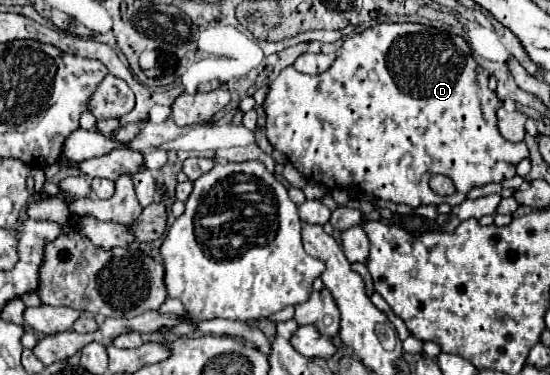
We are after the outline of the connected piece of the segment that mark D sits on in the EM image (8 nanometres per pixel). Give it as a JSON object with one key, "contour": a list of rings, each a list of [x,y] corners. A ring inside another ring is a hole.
{"contour":[[[377,24],[347,38],[337,60],[323,74],[307,76],[293,66],[283,68],[269,84],[263,102],[267,114],[265,134],[271,146],[283,152],[309,182],[317,182],[327,190],[333,190],[335,182],[341,190],[373,194],[411,208],[441,202],[457,206],[471,188],[513,178],[517,164],[529,158],[524,141],[509,142],[499,134],[495,120],[499,98],[487,88],[489,74],[483,68],[475,70],[477,62],[461,36],[449,34],[447,38],[443,30],[421,24]],[[433,174],[449,176],[455,184],[455,194],[435,194],[429,188]]]}

